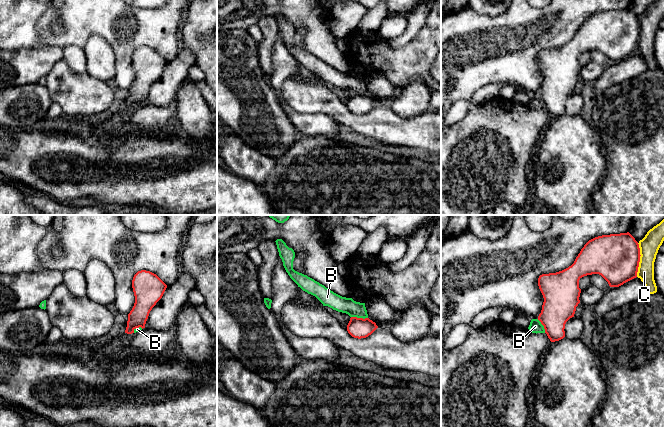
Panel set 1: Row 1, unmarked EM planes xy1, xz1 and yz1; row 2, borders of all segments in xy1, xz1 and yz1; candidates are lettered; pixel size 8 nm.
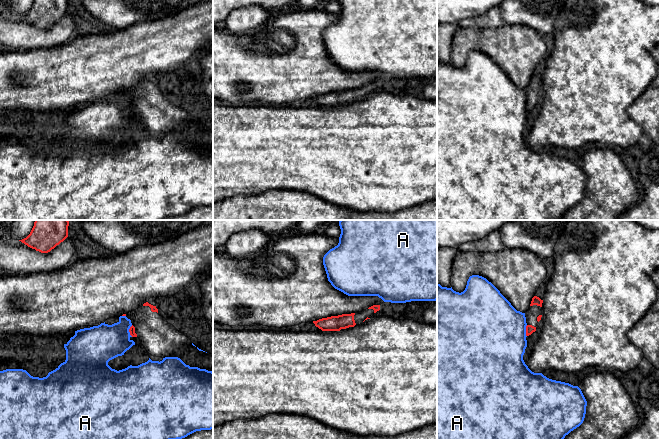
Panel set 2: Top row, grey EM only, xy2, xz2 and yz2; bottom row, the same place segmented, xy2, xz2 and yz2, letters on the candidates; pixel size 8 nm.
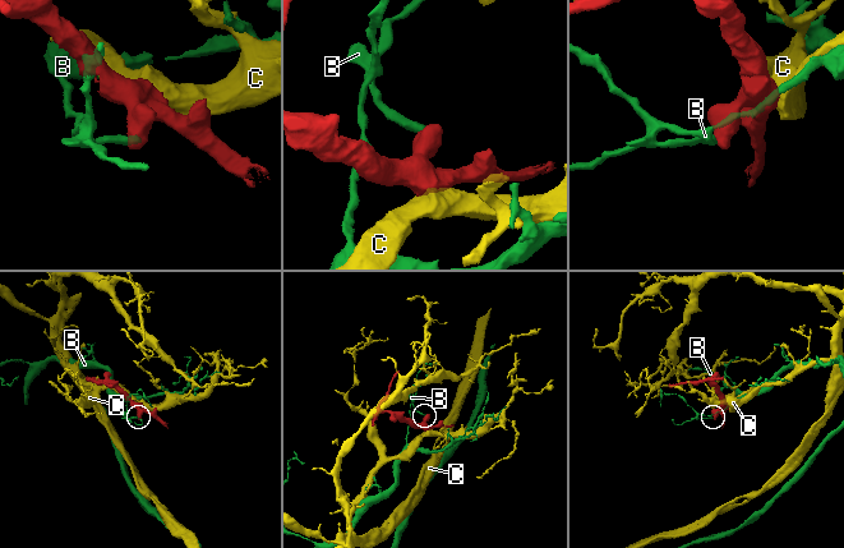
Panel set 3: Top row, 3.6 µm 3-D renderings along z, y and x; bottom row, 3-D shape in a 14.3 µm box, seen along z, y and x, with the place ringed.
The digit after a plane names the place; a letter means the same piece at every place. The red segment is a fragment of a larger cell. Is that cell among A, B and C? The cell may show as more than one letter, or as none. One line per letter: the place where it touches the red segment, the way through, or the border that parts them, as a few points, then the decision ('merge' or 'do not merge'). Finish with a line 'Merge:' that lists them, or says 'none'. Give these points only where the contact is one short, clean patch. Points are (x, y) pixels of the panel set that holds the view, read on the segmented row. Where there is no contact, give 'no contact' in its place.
A: contact xy2 (129, 331); border xy2 (132, 325), (129, 329), (131, 336); do not merge
B: contact xz1 (359, 318); border xz1 (351, 316), (367, 318); do not merge
C: contact yz1 (639, 260); do not merge
Merge: none

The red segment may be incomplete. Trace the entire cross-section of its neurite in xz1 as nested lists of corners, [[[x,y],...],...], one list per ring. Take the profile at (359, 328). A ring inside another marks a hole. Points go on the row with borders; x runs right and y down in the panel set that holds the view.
[[[351,317],[347,325],[348,333],[354,338],[366,338],[371,335],[378,326],[369,318]]]

